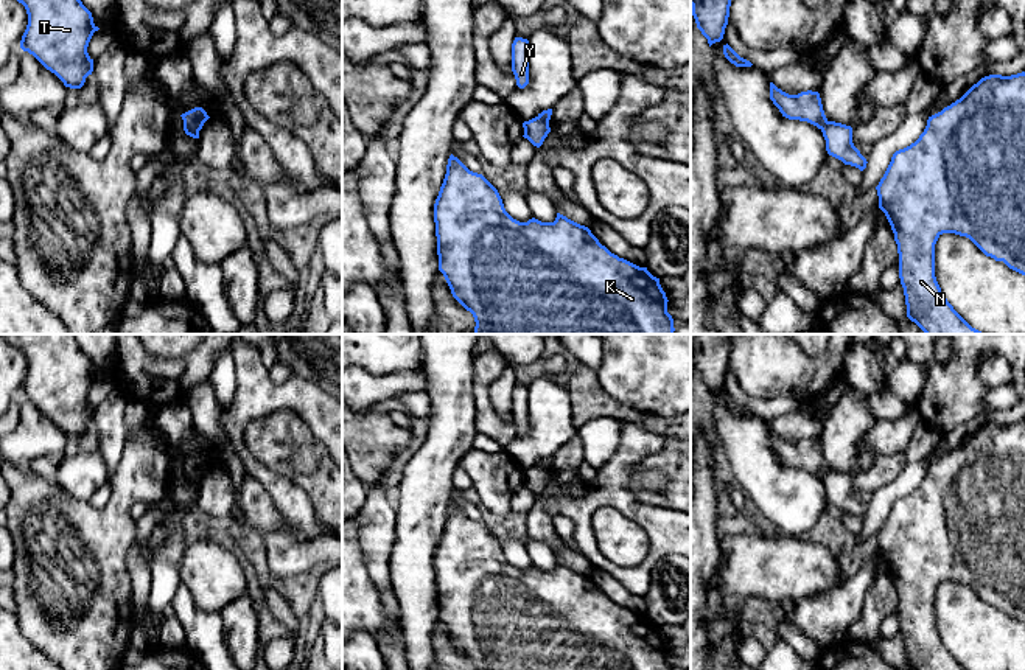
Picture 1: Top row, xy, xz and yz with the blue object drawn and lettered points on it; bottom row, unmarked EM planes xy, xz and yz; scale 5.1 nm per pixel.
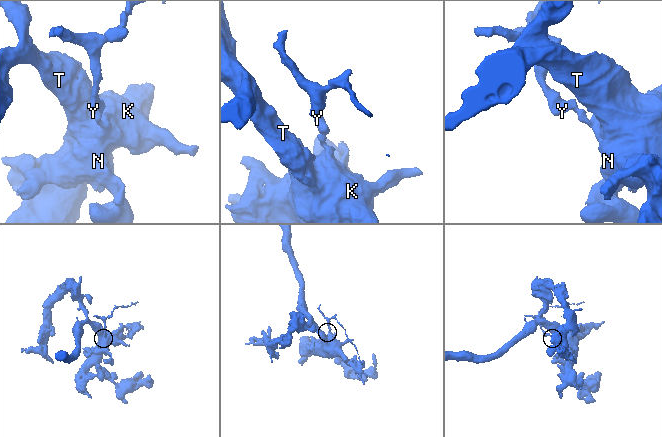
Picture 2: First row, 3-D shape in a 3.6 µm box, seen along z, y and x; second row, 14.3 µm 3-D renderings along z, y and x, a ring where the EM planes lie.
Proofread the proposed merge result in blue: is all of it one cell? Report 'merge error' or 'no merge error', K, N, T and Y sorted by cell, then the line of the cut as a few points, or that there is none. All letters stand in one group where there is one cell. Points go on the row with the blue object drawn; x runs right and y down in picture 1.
merge error; K N T / Y; cut in xy along (184, 122), (198, 131)

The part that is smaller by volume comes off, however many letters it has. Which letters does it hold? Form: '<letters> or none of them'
Y

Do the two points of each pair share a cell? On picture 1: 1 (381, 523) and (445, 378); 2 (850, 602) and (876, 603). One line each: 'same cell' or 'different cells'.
1: different cells
2: different cells

